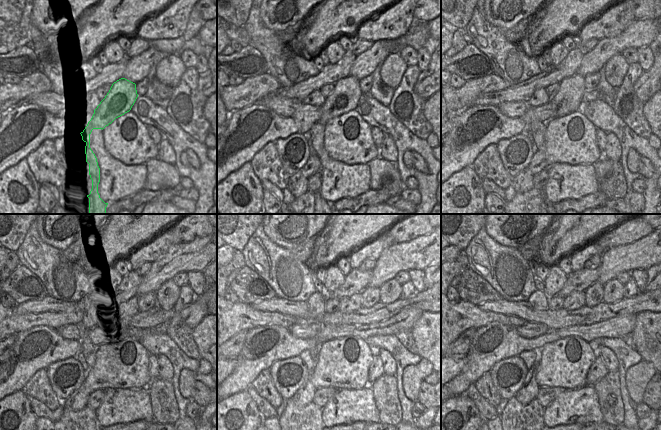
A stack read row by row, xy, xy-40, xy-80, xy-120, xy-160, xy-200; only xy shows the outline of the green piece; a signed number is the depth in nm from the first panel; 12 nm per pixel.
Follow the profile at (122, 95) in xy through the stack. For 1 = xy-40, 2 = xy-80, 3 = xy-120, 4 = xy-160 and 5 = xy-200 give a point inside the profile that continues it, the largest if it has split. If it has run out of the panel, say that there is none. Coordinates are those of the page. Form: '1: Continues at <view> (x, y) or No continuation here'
1: Continues at xy-40 (346, 95)
2: Continues at xy-80 (568, 99)
3: Continues at xy-120 (122, 310)
4: Continues at xy-160 (347, 305)
5: Continues at xy-200 (576, 299).

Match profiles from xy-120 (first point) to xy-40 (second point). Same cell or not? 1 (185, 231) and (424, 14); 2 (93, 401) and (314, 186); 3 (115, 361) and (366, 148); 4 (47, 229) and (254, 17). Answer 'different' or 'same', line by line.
1: same
2: same
3: same
4: different

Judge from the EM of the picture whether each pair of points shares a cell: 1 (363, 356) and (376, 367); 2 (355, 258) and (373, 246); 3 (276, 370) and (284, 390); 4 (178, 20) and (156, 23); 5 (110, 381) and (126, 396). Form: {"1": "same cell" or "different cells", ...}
{"1": "different cells", "2": "same cell", "3": "same cell", "4": "same cell", "5": "different cells"}

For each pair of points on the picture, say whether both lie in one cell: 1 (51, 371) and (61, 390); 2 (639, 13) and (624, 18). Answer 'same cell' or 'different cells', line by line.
1: same cell
2: different cells

